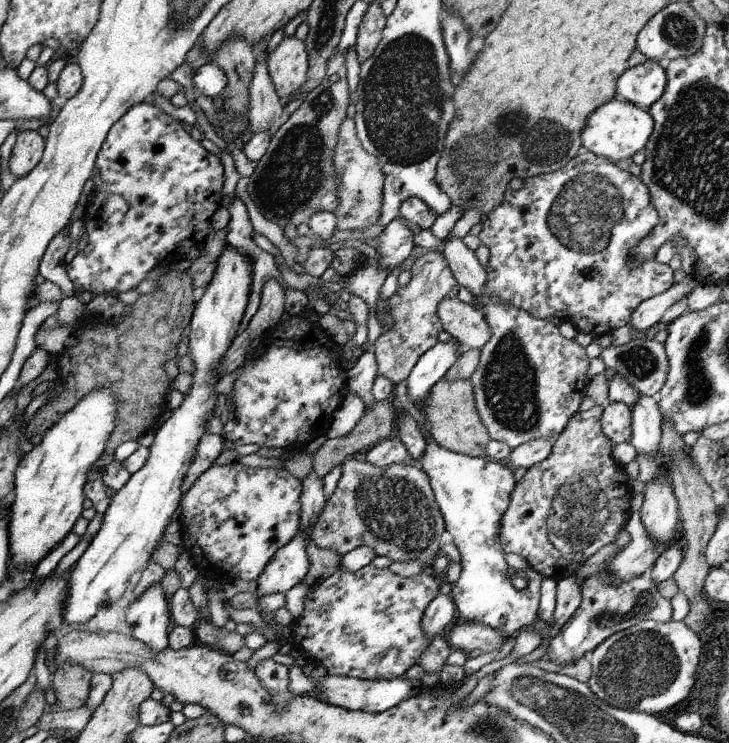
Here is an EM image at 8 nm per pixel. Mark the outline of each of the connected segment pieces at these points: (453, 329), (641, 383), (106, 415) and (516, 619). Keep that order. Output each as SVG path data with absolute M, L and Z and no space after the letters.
M456 296L451 299L444 299L439 304L438 312L441 323L443 324L443 330L449 332L454 340L464 348L481 350L490 340L491 330L485 321L485 316L481 310L474 307L474 305L465 304Z
M651 336L634 338L622 346L612 346L602 350L602 360L606 368L614 368L620 373L638 392L654 396L663 386L669 371L668 357L664 345Z
M111 390L88 393L71 411L42 437L42 442L22 455L16 472L10 512L10 559L18 571L28 571L62 542L84 510L82 502L87 472L107 451L109 436L119 418L119 406Z
M428 439L426 442L418 466L428 475L430 486L434 491L436 502L439 504L445 522L445 530L452 534L453 543L461 554L460 578L450 592L456 610L458 610L459 620L488 625L504 635L505 638L516 637L524 629L537 633L533 625L539 618L543 576L529 566L523 573L526 575L526 588L521 590L514 588L510 583L510 577L514 572L504 561L504 552L500 546L500 521L504 511L508 508L510 495L517 483L514 481L513 469L506 463L502 464L488 458L471 457L449 451L434 439Z

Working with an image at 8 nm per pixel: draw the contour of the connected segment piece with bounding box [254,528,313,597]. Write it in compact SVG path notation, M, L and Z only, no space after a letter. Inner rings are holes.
M313 528L299 532L286 546L275 552L256 580L256 596L287 593L302 582L310 566L306 547L312 531Z

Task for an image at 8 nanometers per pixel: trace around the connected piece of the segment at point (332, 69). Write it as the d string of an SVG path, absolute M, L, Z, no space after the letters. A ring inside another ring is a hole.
M335 51L328 59L325 77L320 84L308 93L302 105L282 123L278 132L271 138L266 152L257 162L254 173L249 176L246 186L250 198L254 201L260 214L280 227L288 224L309 224L312 215L320 211L334 213L340 204L337 192L336 171L334 170L334 155L339 141L339 128L346 119L346 109L349 105L350 88L346 81L346 66L344 65L346 53Z

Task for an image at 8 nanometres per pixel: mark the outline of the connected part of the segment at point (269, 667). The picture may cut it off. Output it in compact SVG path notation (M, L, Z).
M272 659L261 660L255 667L256 676L262 684L269 690L269 695L273 698L273 705L279 709L285 708L285 704L296 697L289 690L289 668Z

